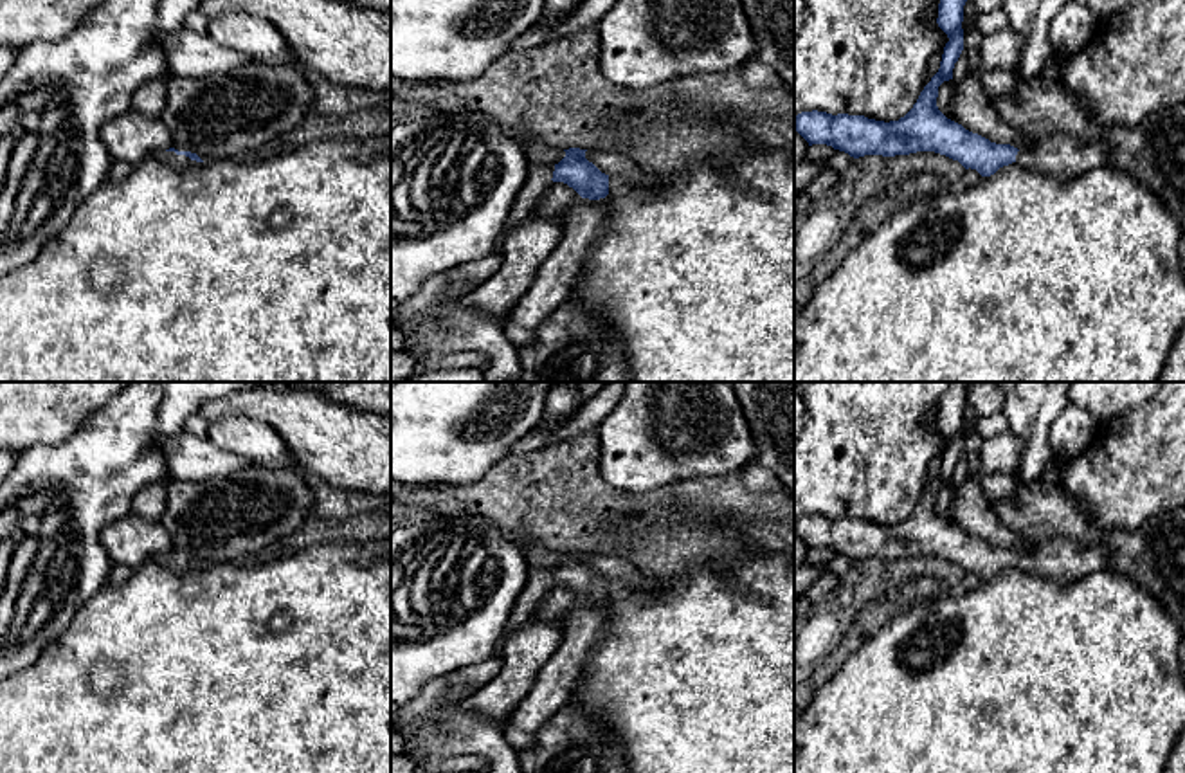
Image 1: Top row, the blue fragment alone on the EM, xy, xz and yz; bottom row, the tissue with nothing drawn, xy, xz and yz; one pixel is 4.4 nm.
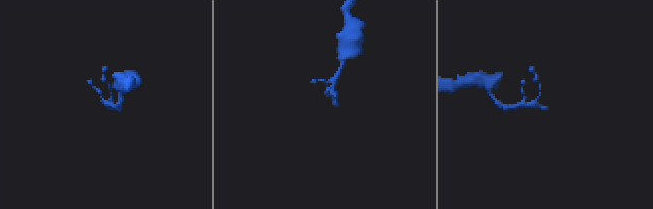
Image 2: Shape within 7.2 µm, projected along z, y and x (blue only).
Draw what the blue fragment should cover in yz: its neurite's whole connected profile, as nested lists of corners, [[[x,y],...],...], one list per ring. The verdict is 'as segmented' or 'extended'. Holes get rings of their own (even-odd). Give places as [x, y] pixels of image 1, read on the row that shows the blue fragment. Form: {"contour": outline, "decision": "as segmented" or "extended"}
{"contour": [[[940,0],[938,27],[947,34],[938,72],[920,92],[913,108],[899,121],[875,121],[864,115],[801,112],[794,115],[794,130],[812,144],[827,144],[854,159],[864,155],[909,155],[935,151],[958,160],[981,177],[1000,168],[1018,166],[1068,180],[1095,168],[1111,166],[1102,142],[1084,144],[1064,133],[1052,133],[1028,148],[996,144],[947,119],[936,106],[938,86],[953,79],[953,68],[963,50],[963,5],[967,0]]], "decision": "extended"}

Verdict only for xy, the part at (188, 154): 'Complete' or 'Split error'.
Split error

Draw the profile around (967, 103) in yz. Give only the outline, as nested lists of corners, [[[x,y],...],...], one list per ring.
[[[971,72],[960,83],[954,79],[944,81],[938,86],[936,106],[947,119],[991,142],[1010,144],[1018,150],[1036,144],[1003,123],[992,106],[992,97]]]

